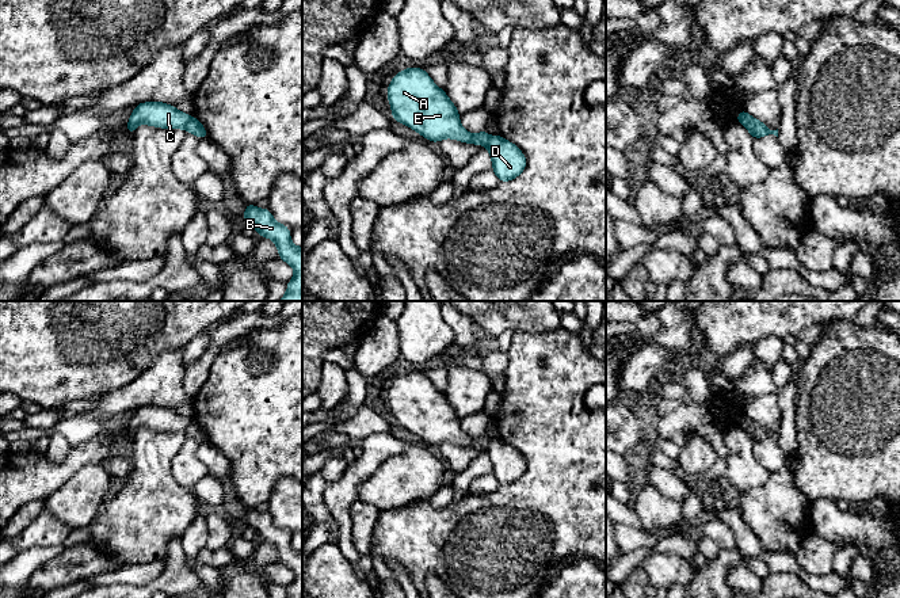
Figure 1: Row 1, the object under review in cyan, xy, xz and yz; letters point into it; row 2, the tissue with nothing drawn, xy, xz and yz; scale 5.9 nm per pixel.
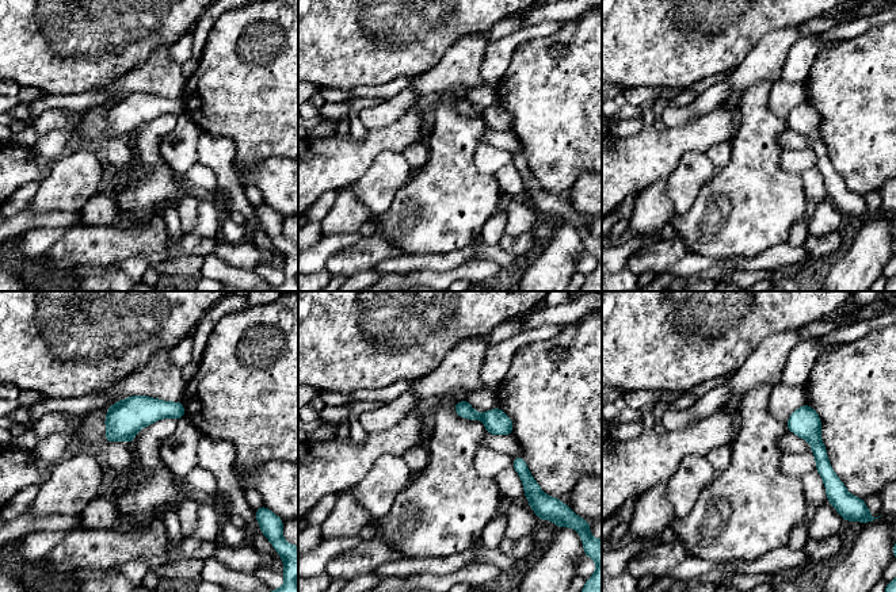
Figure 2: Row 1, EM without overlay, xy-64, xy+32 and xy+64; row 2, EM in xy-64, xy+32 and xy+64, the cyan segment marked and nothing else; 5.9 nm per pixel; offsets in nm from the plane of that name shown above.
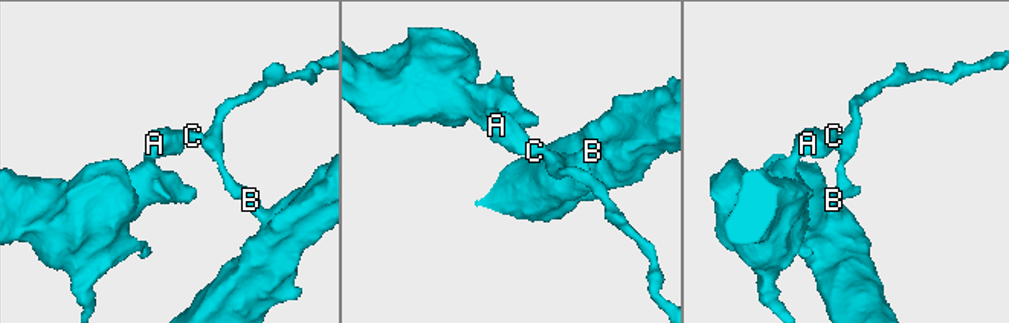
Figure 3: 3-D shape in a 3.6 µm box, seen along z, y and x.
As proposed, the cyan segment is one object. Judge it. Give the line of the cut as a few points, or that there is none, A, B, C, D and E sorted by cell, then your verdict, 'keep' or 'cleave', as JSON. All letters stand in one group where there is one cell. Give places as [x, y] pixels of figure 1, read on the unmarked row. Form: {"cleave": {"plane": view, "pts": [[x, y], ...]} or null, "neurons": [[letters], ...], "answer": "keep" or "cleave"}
{"cleave": {"plane": "xy", "pts": [[191, 421], [183, 431]]}, "neurons": [["A", "C", "E"], ["B", "D"]], "answer": "cleave"}

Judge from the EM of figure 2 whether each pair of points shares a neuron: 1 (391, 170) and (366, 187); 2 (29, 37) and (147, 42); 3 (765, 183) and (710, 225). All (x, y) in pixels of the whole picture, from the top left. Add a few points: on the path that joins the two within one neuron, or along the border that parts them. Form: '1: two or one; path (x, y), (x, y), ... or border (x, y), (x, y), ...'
1: one; path (385, 175), (372, 187)
2: one; path (54, 67), (58, 71), (102, 71), (117, 65)
3: one; path (751, 197), (724, 222)

